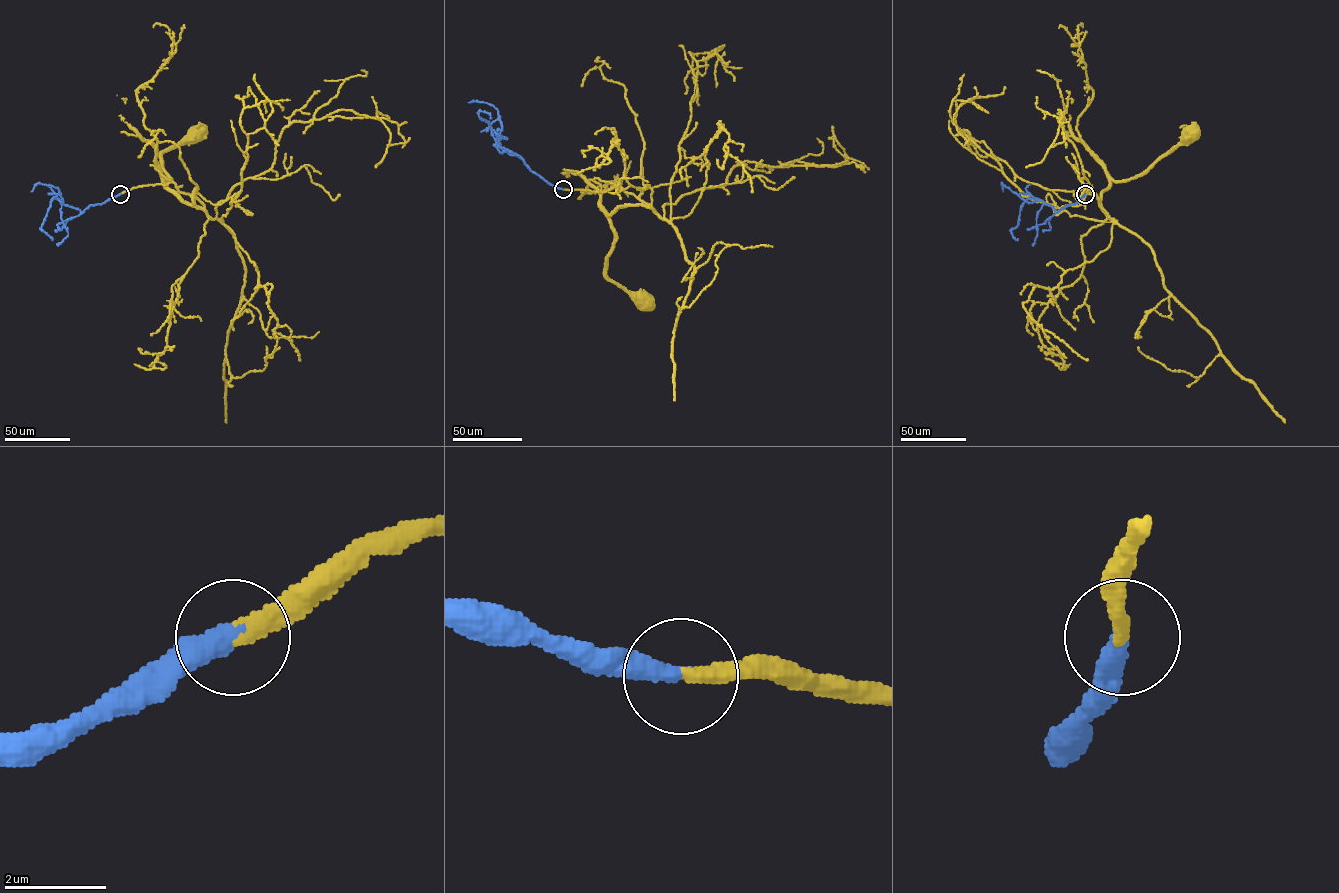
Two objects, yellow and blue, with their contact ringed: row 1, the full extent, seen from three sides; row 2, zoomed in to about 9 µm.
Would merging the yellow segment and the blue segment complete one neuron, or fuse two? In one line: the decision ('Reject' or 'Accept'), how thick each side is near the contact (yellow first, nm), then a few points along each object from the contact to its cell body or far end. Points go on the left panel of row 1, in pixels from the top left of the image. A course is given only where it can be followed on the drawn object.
Accept. Thickness 320 nm (yellow) against 400 nm. Course of yellow: (121, 194), (173, 182), (204, 208), (185, 202), (163, 180), (169, 178), (161, 154), (199, 134). Course of blue: (121, 194), (90, 205), (82, 212), (54, 198), (41, 228), (53, 238)

